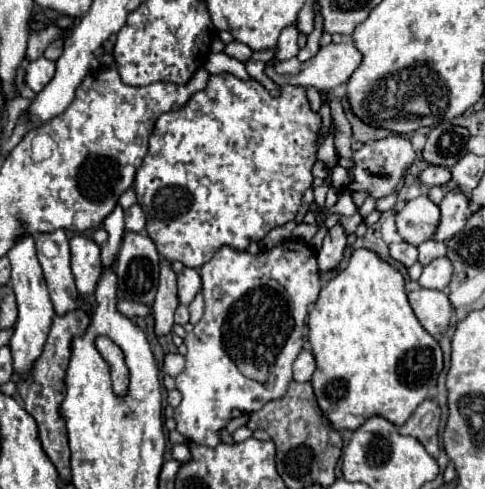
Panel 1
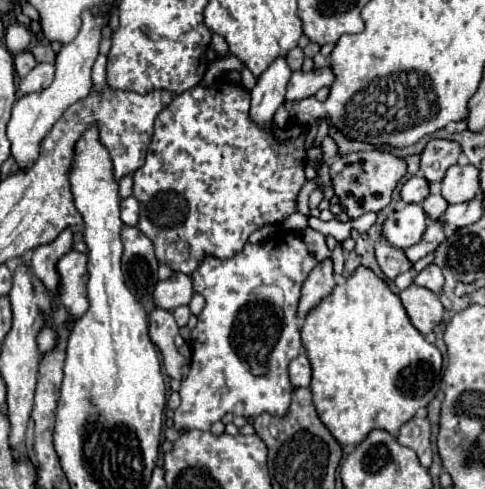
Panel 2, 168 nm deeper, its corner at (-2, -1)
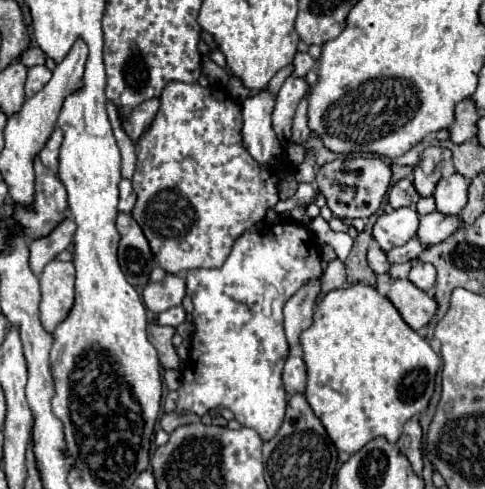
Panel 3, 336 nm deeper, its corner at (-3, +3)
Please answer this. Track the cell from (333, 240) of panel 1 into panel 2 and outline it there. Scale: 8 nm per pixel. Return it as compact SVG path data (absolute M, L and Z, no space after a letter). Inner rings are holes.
M325 260L317 264L315 270L311 270L307 280L303 282L301 298L297 306L297 318L305 318L325 296L331 294L333 286L335 286L335 280L331 270L331 260Z

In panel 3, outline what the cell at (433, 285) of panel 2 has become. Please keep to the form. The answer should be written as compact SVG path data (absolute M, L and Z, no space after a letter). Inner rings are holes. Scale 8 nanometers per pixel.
M416 262L414 268L410 270L410 282L414 282L420 290L430 292L436 284L436 268L432 264L424 264L424 262Z

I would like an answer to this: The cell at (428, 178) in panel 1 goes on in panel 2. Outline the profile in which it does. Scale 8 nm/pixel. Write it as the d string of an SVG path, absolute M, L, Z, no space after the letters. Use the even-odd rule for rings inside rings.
M423 176L409 178L401 188L401 200L405 204L419 204L429 196L429 186Z

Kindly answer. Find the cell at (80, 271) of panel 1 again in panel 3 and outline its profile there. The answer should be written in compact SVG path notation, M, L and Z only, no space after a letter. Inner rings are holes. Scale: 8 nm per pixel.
M52 260L44 268L44 286L40 276L42 288L42 324L48 332L56 330L64 318L68 318L68 310L72 310L74 302L74 266L72 262Z

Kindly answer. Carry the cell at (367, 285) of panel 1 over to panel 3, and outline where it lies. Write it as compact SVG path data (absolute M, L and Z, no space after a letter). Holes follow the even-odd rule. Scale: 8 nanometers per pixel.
M356 282L356 286L350 284L346 290L328 292L316 306L312 326L300 334L300 344L308 368L308 386L304 392L308 404L324 424L336 448L348 454L358 452L376 436L384 436L394 444L402 434L402 426L428 406L436 372L442 366L440 356L404 322L396 306L374 286L362 282Z

